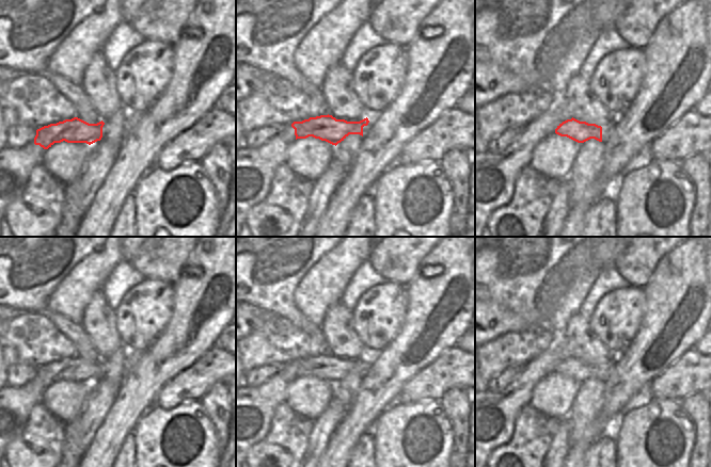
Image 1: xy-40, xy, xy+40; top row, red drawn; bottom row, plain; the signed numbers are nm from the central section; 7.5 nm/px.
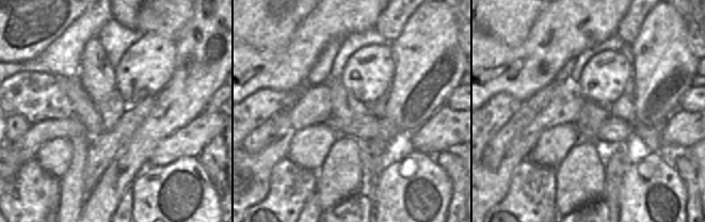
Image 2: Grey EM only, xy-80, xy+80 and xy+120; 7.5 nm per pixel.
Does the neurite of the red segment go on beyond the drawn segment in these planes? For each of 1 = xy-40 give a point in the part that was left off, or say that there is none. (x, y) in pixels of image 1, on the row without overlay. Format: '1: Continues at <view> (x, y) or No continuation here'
1: No continuation here

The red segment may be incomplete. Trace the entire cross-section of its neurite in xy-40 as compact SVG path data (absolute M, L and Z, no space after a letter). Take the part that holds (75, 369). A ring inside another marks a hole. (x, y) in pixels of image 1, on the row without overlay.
M78 356L65 358L37 368L34 383L44 388L48 388L54 382L63 380L91 384L101 379L104 364L102 359L97 363L89 363Z

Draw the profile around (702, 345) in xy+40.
M709 328L696 342L694 349L699 354L711 356L711 328Z

